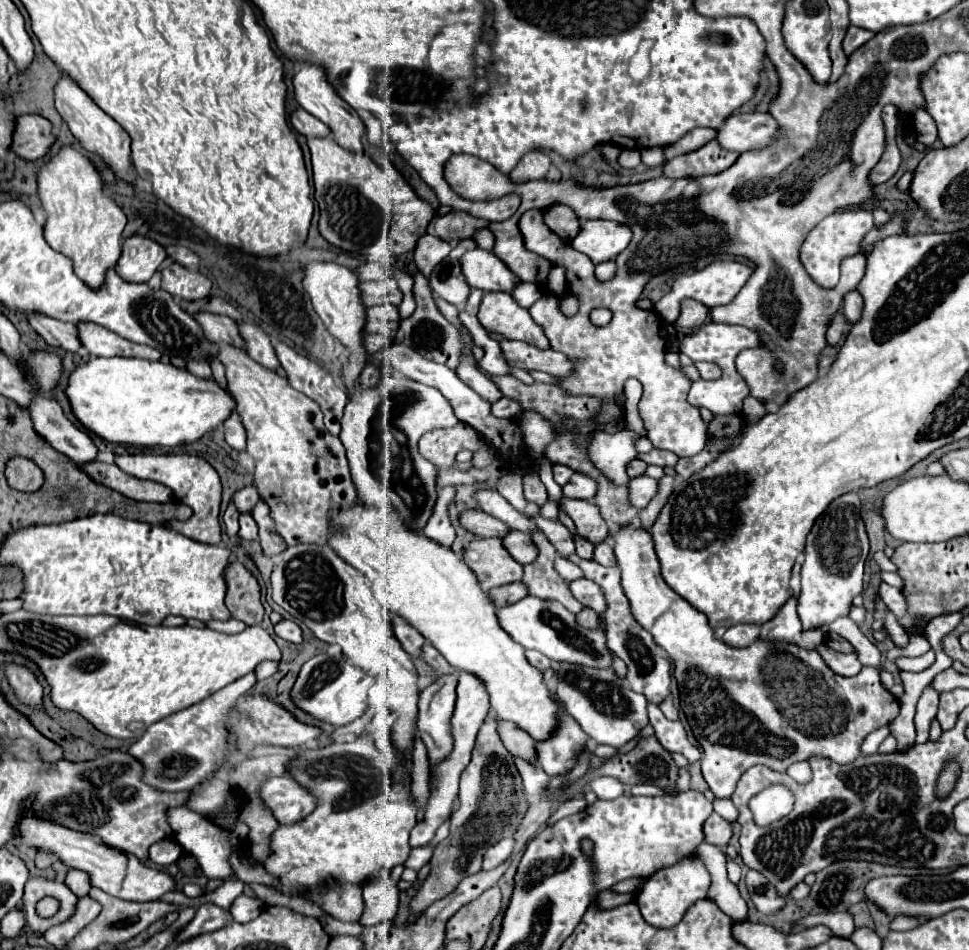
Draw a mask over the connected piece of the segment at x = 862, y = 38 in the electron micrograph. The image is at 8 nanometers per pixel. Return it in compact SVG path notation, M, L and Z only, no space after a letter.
M849 27L847 35L845 35L845 41L843 41L843 51L847 55L851 55L855 49L859 49L861 45L865 45L871 37L873 37L871 31L865 31L861 27Z

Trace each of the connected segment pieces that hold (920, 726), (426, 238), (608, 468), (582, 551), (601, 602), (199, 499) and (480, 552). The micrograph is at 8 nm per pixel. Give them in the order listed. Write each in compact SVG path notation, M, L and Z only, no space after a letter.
M929 683L923 689L919 703L917 703L917 715L915 715L917 737L915 737L915 743L925 743L929 739L929 729L931 729L933 717L937 715L937 705L939 705L939 693Z
M423 235L417 241L415 263L423 275L429 275L433 271L433 267L439 261L443 261L443 257L447 257L449 253L451 253L451 245L447 241L433 237L433 235Z
M627 427L613 435L595 433L591 437L589 457L605 477L609 477L615 485L623 485L629 481L625 467L633 461L633 457L637 457L637 439L639 435Z
M575 537L575 547L577 547L577 555L581 557L581 559L593 559L593 543L589 543L589 541L585 541L585 539L581 539L581 537Z
M585 577L577 579L577 581L571 581L569 587L573 591L573 597L577 601L581 601L585 607L591 607L599 615L599 621L601 621L601 615L605 613L605 607L607 607L605 597L601 593L601 587L597 583L585 579Z
M143 453L143 455L115 455L115 463L129 475L151 479L157 483L163 483L173 489L175 499L189 505L193 509L193 517L187 521L187 525L177 523L177 520L169 521L166 527L173 527L181 531L185 537L201 541L201 543L213 543L217 545L221 541L221 527L219 527L219 505L221 505L221 483L217 471L201 457L197 455L155 455L155 453Z
M501 539L471 541L465 547L463 561L475 571L483 591L521 581L523 575L523 565L509 555Z

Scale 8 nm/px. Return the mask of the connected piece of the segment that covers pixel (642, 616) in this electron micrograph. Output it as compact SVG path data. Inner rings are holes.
M627 523L623 525L619 531L615 533L609 533L611 541L613 541L613 549L615 549L615 555L617 555L617 563L619 563L619 569L621 569L621 585L623 585L623 591L631 603L631 611L633 611L633 617L643 625L643 629L647 629L653 639L669 653L673 665L675 665L675 679L677 679L677 685L679 685L679 695L681 695L681 709L691 725L691 731L695 735L695 739L699 741L699 745L703 747L703 759L701 759L701 771L703 771L703 777L709 785L709 789L713 791L715 797L731 797L733 791L735 791L735 785L739 781L739 777L753 765L765 765L773 771L787 771L787 767L795 761L807 761L809 755L823 755L823 757L829 757L831 761L835 763L849 763L849 761L855 761L857 757L861 757L861 743L863 739L883 727L883 725L889 725L897 715L899 715L899 701L883 687L881 679L879 679L879 671L875 667L863 667L855 677L843 677L843 675L837 675L833 673L827 663L821 659L821 655L815 651L815 649L803 649L795 643L787 643L787 641L755 641L753 645L747 645L747 647L729 647L727 643L723 643L721 639L715 637L713 629L709 627L705 615L701 611L697 611L695 607L691 607L685 599L681 599L681 595L677 595L663 579L661 579L661 569L659 569L659 559L653 551L653 537L649 535L647 529L643 529L641 525L633 525L633 523Z

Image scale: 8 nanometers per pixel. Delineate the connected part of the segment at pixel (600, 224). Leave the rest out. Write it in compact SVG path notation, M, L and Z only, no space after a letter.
M585 221L571 247L585 253L595 265L615 259L631 241L629 225L617 221Z

